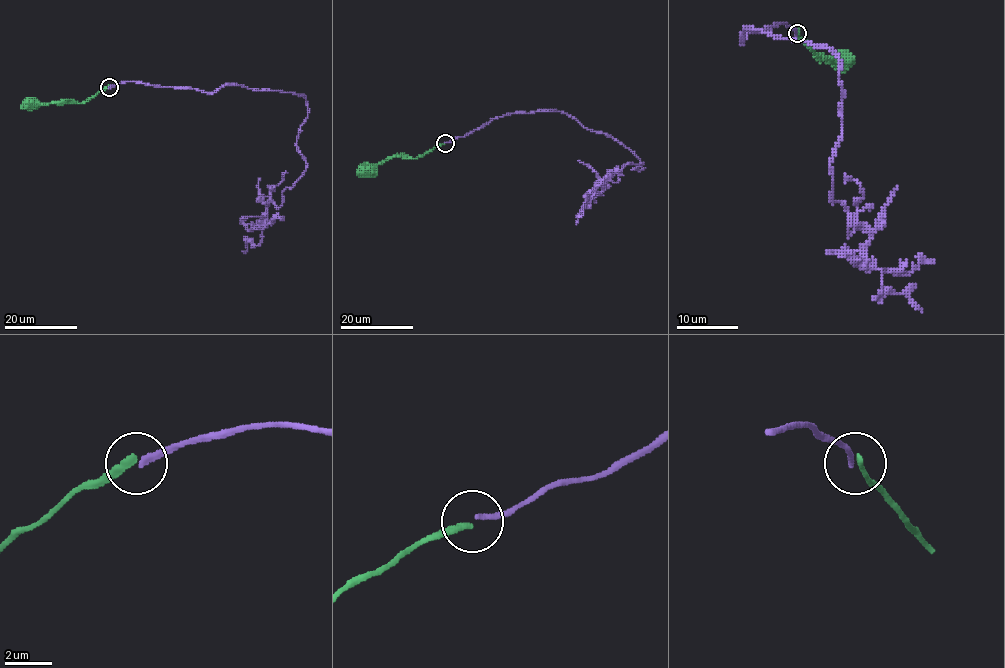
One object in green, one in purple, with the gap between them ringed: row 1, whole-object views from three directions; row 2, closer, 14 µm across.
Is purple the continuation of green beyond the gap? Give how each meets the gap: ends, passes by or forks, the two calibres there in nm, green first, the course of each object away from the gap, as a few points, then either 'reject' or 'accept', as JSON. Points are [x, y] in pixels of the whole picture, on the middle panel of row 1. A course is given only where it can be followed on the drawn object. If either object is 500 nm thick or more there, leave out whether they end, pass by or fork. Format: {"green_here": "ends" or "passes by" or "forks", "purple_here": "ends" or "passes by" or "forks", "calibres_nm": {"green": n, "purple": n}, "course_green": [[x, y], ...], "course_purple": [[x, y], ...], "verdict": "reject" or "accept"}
{"green_here": "ends", "purple_here": "ends", "calibres_nm": {"green": 260, "purple": 200}, "course_green": [[445, 143], [417, 157], [388, 157], [372, 164], [368, 171]], "course_purple": [[445, 143], [540, 111], [610, 135], [644, 168], [626, 164], [593, 189], [578, 216]], "verdict": "accept"}

